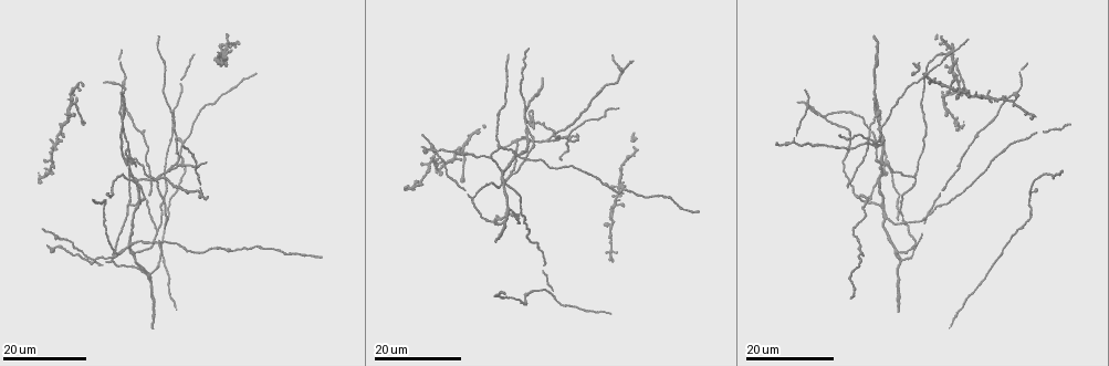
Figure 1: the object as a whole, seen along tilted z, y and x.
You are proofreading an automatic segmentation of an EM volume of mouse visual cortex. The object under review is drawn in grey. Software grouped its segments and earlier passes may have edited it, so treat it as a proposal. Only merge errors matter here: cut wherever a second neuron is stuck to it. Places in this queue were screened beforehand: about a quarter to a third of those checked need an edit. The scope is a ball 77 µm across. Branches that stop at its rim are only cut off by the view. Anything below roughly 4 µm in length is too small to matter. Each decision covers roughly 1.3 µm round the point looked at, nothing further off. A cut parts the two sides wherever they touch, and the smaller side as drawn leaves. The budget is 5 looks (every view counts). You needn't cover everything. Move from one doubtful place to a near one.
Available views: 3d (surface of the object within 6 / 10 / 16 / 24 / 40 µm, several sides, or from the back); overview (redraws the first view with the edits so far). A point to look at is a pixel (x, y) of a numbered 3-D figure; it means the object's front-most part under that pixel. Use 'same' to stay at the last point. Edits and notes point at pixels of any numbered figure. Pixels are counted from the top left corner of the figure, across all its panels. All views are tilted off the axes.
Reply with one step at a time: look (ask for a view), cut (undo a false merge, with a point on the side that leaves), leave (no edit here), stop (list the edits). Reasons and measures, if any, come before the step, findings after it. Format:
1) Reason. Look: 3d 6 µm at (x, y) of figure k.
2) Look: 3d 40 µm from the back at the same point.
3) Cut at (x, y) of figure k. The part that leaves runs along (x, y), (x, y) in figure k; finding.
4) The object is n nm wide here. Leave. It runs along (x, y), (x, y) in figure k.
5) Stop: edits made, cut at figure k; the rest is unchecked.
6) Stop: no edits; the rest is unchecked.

Three arms meet. Look: 3d 16 µm at (619, 73) of figure 1.

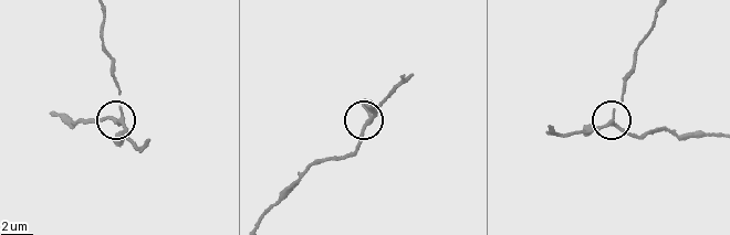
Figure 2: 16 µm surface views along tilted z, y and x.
Look: 3d 10 µm at (371, 122) of figure 2.

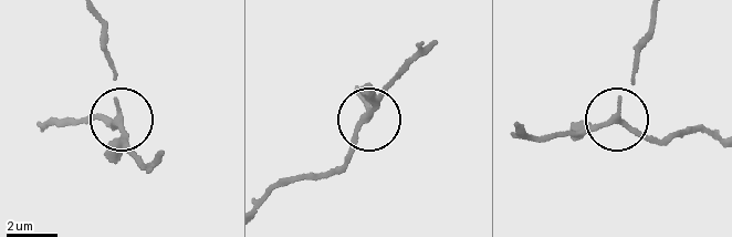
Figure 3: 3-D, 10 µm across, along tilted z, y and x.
Zoom in. Look: 3d 6 µm at (369, 117) of figure 3.

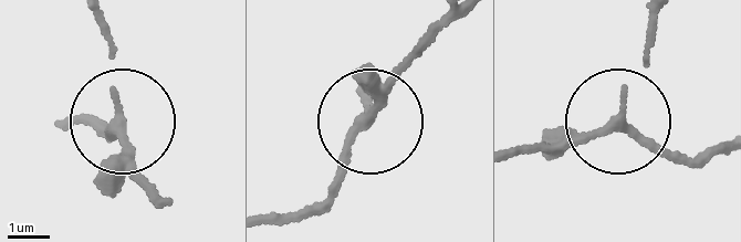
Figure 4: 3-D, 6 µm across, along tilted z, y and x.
The object is 170 nm wide here. Leave. It runs along (273, 224), (319, 204), (413, 50) in figure 4; one neuron here.

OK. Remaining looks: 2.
Four-way junction. Look: 3d 24 µm at (142, 201) of figure 1.

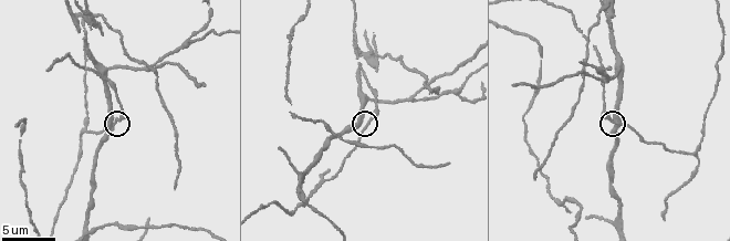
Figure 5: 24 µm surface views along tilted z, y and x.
Look: 3d 10 µm at (617, 115) of figure 5.

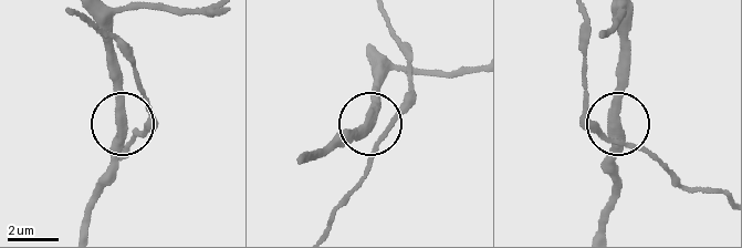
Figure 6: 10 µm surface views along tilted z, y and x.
The object is 320 nm wide here. Leave. It runs along (84, 227), (124, 116), (112, 50) in figure 6; one neuron here.

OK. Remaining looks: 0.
Stop: no edits; the rest is unchecked.

